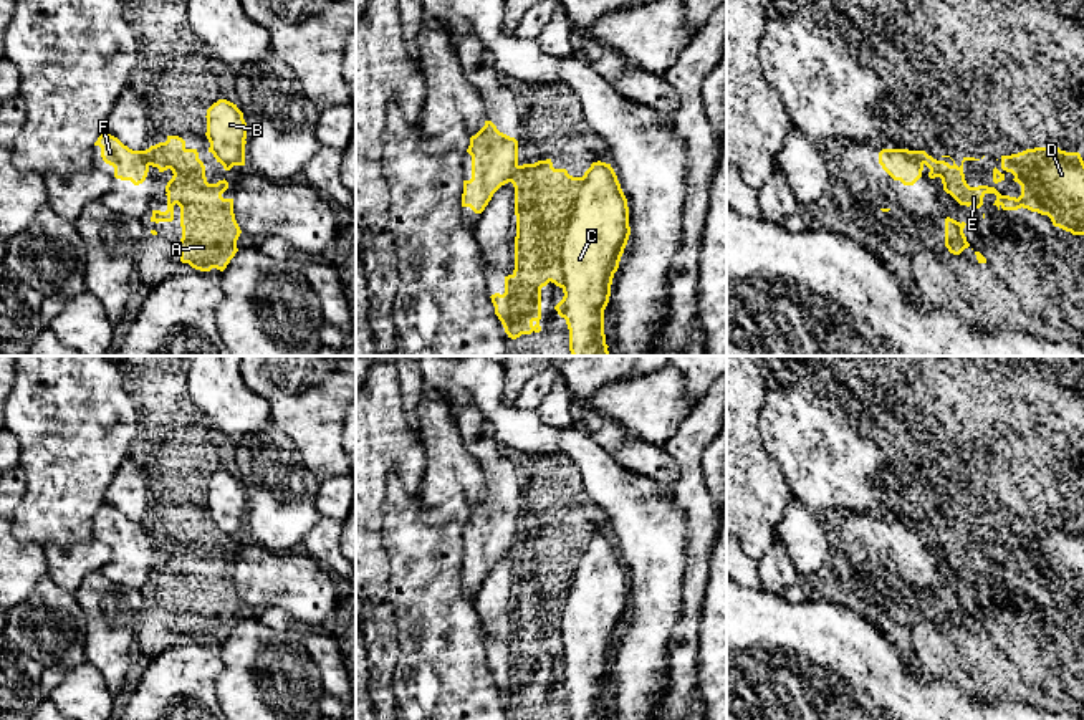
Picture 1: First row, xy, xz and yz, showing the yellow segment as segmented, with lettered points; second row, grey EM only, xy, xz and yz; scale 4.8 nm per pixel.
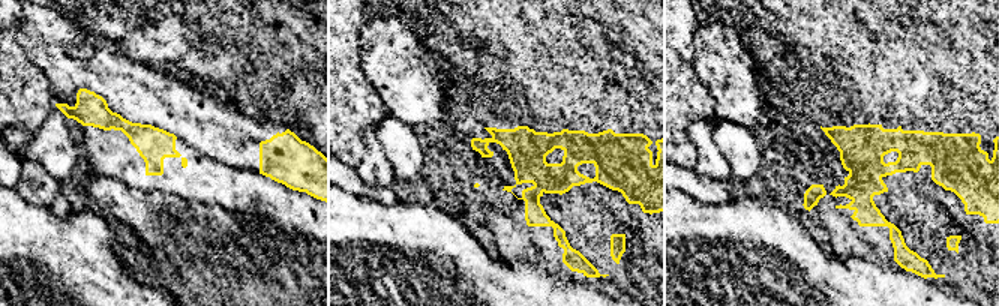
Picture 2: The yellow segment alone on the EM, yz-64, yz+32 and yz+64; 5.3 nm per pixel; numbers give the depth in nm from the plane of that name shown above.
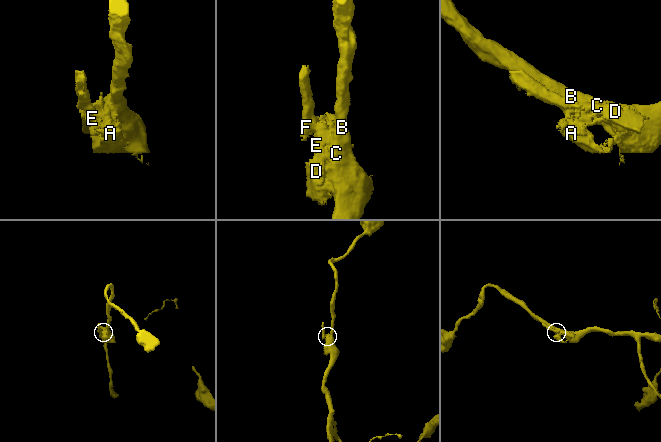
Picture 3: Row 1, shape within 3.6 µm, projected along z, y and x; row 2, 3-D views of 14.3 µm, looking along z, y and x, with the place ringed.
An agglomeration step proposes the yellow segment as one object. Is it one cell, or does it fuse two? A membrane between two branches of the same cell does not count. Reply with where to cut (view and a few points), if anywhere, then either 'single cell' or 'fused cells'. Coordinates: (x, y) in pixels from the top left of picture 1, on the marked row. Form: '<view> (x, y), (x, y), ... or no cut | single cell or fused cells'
xz (518, 166), (508, 181) | fused cells

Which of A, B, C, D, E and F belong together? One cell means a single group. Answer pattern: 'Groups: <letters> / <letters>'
Groups: A B C D E / F

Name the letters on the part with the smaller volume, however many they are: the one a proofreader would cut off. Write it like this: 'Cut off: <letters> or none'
Cut off: F

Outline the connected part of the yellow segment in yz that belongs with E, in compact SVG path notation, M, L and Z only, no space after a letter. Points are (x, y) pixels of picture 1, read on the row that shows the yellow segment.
M1056 146L1026 149L1018 154L1001 156L1001 169L1014 175L1021 195L1001 195L995 187L970 187L965 180L963 162L980 161L963 157L958 167L950 156L933 159L925 151L915 156L942 179L943 190L960 205L980 209L986 194L995 194L993 205L1003 210L1028 209L1048 215L1054 227L1072 235L1084 235L1084 161L1079 152L1066 152Z

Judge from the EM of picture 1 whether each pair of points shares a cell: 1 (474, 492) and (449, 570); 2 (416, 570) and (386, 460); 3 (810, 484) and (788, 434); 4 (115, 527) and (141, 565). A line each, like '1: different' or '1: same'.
1: same
2: different
3: same
4: same

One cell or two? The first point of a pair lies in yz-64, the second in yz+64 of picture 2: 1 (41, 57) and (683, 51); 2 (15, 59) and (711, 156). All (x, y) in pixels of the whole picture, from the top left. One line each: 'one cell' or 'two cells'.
1: two cells
2: two cells

